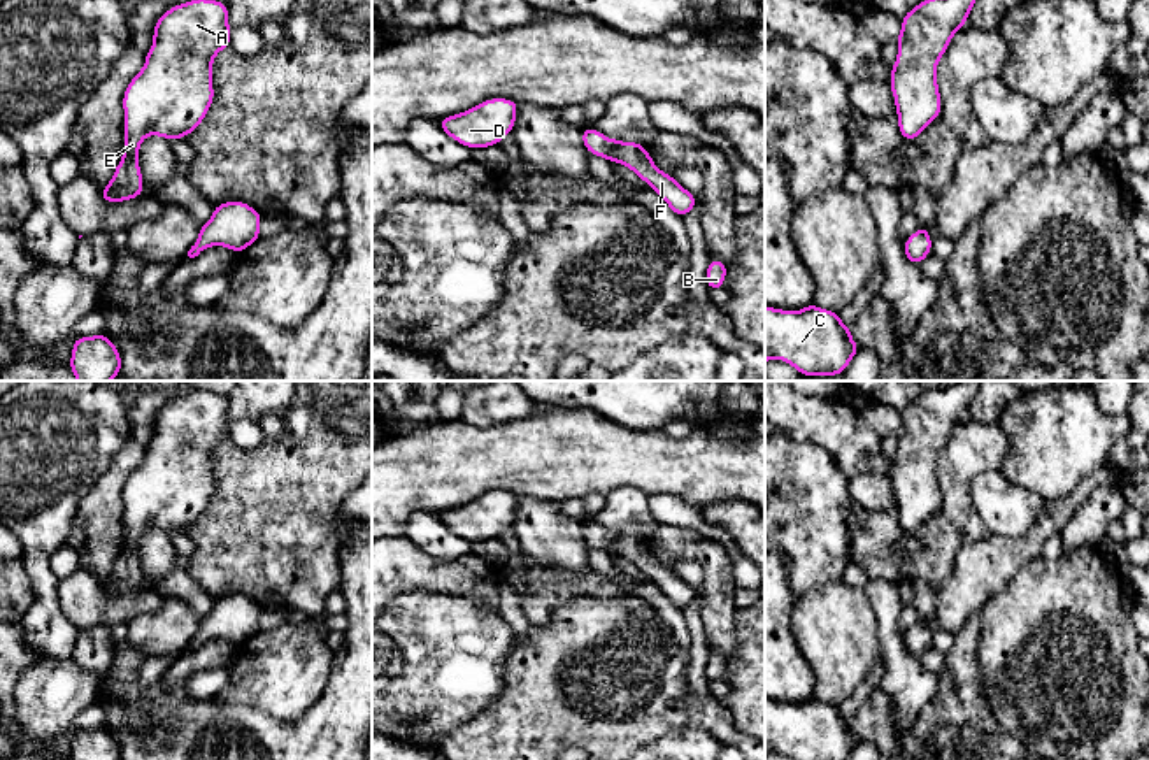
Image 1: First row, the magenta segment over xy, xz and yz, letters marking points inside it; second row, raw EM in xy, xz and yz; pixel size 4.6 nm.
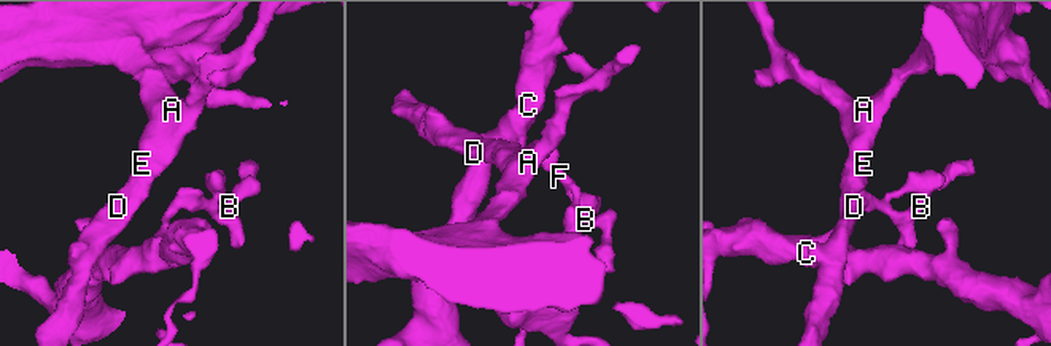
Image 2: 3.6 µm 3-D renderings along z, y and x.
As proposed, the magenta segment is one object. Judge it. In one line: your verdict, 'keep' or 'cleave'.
keep

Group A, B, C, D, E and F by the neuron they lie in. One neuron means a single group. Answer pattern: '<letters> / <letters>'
A B C D E F

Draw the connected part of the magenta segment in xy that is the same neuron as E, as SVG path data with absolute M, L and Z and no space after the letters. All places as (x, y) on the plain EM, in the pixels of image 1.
M195 391L179 397L156 414L146 458L123 488L125 541L100 592L116 597L144 586L139 541L146 528L167 534L189 528L214 493L212 453L232 441L228 398Z

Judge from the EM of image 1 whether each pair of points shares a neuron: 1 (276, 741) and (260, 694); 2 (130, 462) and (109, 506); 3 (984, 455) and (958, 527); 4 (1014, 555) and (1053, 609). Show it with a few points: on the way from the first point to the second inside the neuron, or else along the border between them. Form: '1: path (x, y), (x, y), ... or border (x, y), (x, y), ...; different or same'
1: border (227, 704), (283, 720), (307, 709); different
2: path (120, 473), (109, 487), (109, 495); same
3: path (967, 471), (958, 480), (958, 509); same
4: border (1039, 555), (1028, 560), (993, 594); different

